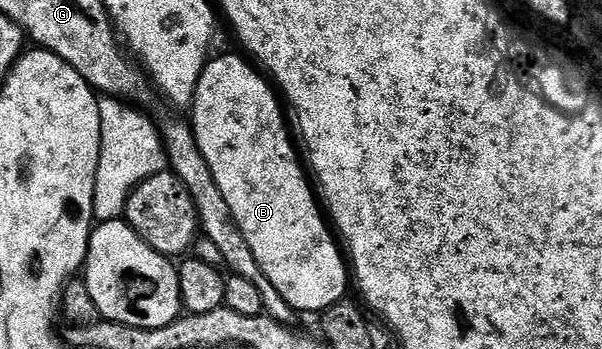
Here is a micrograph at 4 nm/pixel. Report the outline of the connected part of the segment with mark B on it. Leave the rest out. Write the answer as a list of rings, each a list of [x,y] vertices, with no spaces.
[[[239,56],[208,59],[199,75],[199,85],[193,101],[195,141],[205,162],[209,162],[209,170],[213,170],[213,178],[217,178],[217,187],[221,189],[229,210],[233,210],[233,218],[241,234],[245,234],[245,242],[249,242],[249,250],[253,250],[253,258],[257,258],[257,266],[261,266],[265,278],[269,278],[269,282],[277,286],[277,294],[281,294],[281,298],[285,298],[285,302],[289,302],[296,313],[322,314],[326,308],[348,295],[349,268],[341,248],[339,253],[339,248],[335,245],[336,237],[321,211],[320,201],[317,196],[315,201],[315,196],[311,193],[312,181],[305,168],[303,173],[303,168],[295,157],[295,148],[291,145],[291,136],[287,133],[287,124],[279,109],[280,97],[276,89],[268,84]]]

